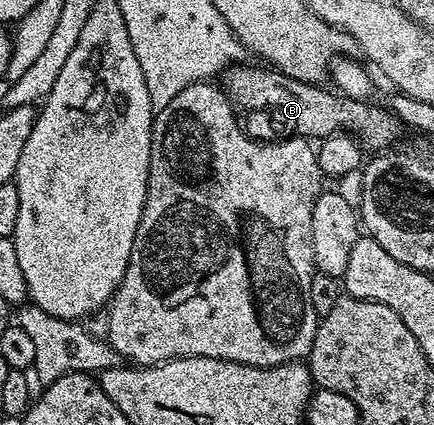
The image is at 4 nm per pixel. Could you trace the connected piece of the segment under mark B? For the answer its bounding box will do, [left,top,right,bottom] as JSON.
[219,64,407,151]

